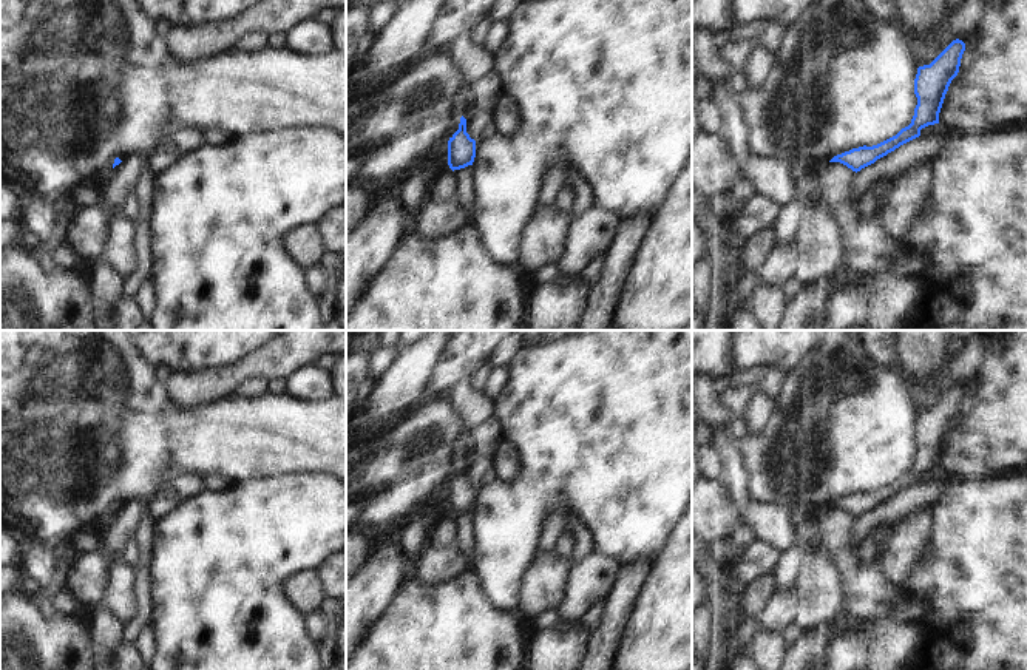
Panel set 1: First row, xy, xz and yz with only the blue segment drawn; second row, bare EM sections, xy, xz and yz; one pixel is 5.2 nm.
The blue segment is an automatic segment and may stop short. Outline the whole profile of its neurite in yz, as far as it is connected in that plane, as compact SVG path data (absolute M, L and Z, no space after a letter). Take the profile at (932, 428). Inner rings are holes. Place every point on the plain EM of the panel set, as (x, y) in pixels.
M956 384L930 411L917 414L914 425L917 451L908 472L877 491L852 494L834 502L829 508L840 508L857 519L900 491L919 483L922 474L939 469L945 440L951 426L959 418L964 397L965 389Z

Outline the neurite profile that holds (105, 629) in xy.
M97 607L93 616L91 633L94 638L94 647L102 661L100 670L113 670L110 656L113 650L122 642L122 628L124 624L114 614Z

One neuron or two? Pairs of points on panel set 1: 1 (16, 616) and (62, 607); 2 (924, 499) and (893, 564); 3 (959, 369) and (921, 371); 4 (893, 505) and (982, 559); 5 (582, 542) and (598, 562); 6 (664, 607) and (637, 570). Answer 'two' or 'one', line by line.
1: two
2: two
3: two
4: two
5: two
6: two

